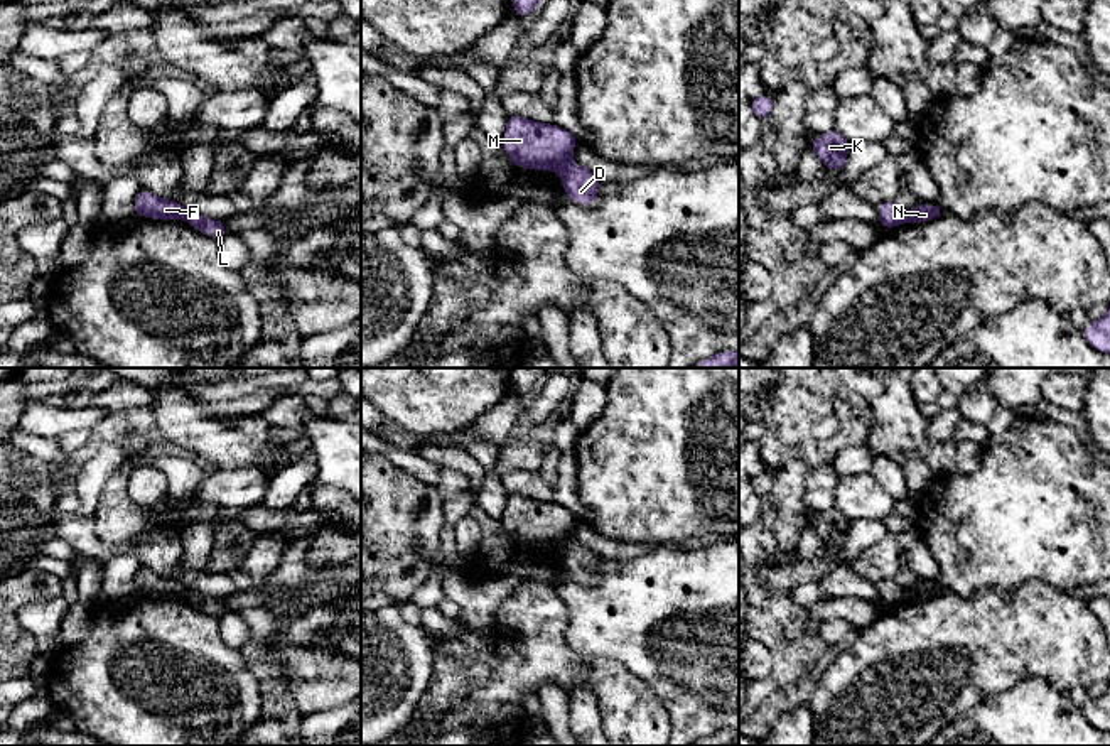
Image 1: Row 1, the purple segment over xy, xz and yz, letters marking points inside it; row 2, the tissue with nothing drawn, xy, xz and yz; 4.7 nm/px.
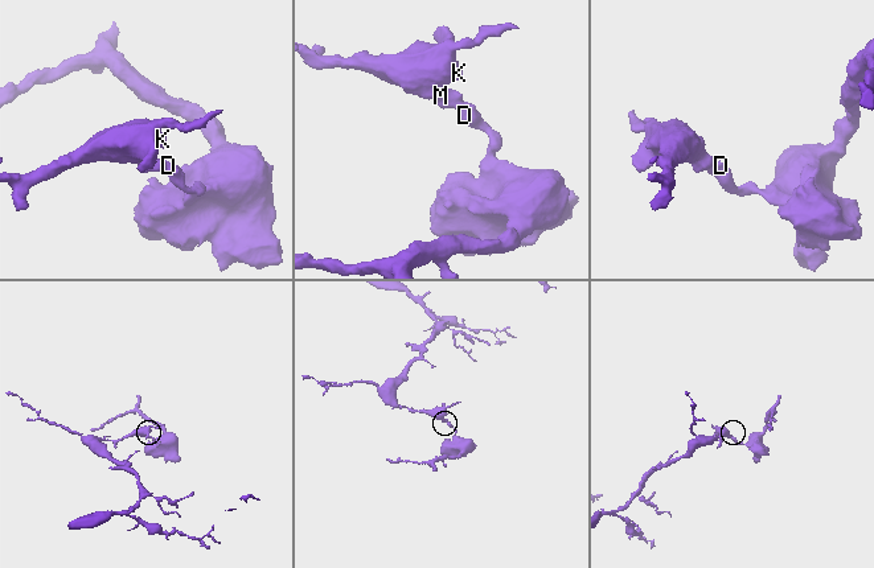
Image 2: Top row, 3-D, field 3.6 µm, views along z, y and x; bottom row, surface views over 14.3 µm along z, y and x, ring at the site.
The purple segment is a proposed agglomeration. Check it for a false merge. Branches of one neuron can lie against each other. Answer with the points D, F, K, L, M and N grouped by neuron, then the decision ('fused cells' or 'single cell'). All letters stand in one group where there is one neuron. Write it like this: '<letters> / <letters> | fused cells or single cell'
D L N / F K M | fused cells

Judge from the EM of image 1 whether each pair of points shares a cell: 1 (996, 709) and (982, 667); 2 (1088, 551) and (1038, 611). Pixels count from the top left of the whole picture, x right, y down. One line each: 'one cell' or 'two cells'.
1: two cells
2: two cells

